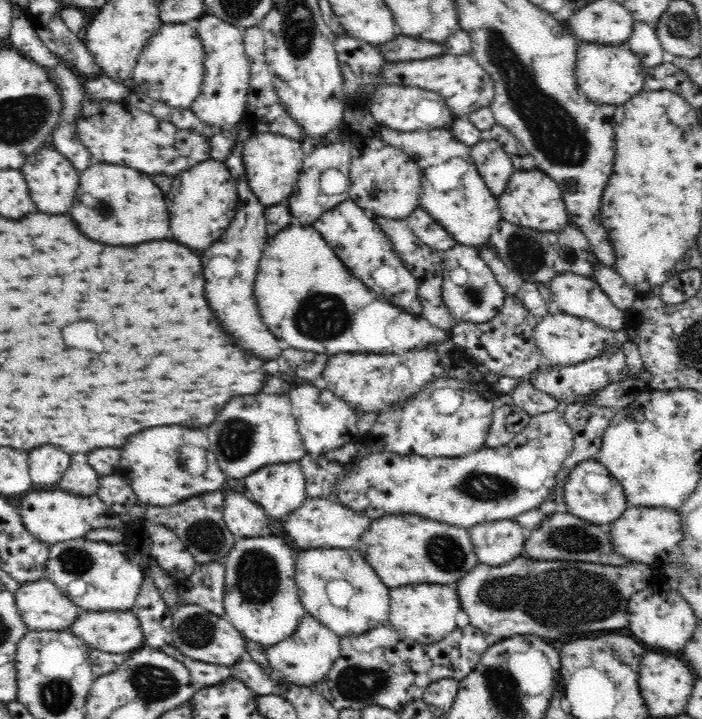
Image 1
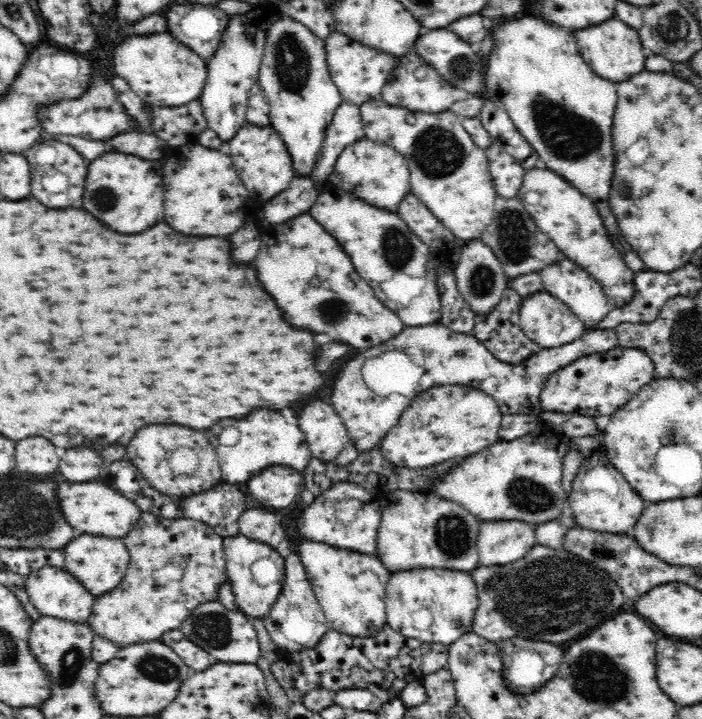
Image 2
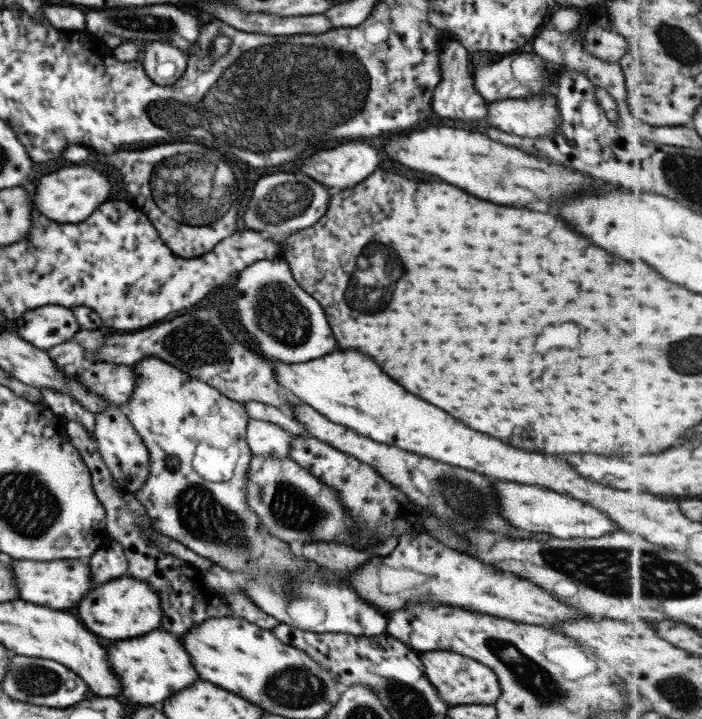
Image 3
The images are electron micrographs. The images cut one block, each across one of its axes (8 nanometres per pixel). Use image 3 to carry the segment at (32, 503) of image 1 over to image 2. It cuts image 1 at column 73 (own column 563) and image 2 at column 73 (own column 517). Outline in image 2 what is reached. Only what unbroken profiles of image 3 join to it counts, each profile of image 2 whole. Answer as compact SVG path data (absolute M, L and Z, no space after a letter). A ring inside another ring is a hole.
M62 482L56 486L56 498L64 520L77 535L122 539L131 532L132 526L143 514L133 502L126 500L124 496L120 496L102 482L88 482L88 484Z

